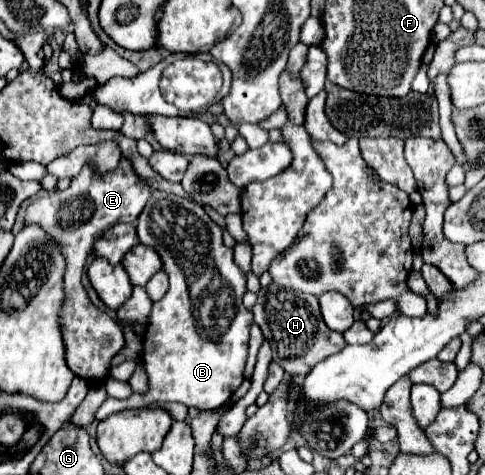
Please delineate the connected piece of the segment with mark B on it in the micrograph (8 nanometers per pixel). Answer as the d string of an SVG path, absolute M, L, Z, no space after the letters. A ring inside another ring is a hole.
M152 191L138 217L138 237L144 245L158 251L170 279L168 293L152 305L144 337L142 363L148 373L150 391L146 395L134 393L124 401L108 397L100 405L95 419L102 421L112 413L140 409L154 401L180 401L204 411L216 409L224 405L244 381L250 327L254 323L252 313L242 305L242 297L248 291L246 275L234 263L234 249L222 243L222 229L206 215L202 205L188 199ZM180 265L202 267L202 277L208 277L208 285L196 295L194 307Z

